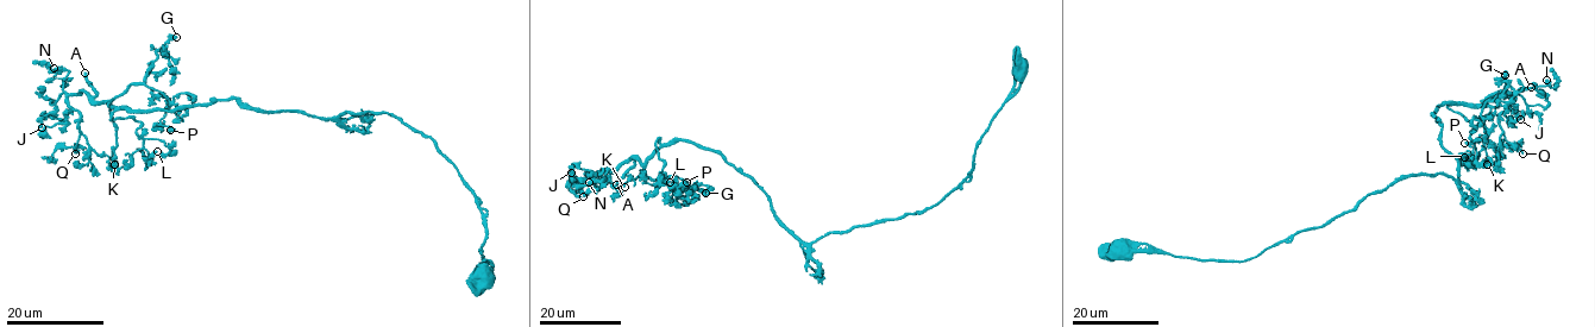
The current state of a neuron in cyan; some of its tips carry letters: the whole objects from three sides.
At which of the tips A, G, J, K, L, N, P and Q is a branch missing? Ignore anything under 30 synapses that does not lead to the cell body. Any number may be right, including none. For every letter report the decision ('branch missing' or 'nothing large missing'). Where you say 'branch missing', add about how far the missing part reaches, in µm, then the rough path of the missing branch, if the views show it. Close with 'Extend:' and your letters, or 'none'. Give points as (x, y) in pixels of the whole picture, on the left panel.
A: branch missing; about 30 µm are missing; missing branch runs (85, 73), (105, 57), (112, 60), (123, 51), (127, 31), (137, 23), (126, 11)
G: nothing large missing
J: nothing large missing
K: branch missing; about 10 µm are missing; missing branch runs (114, 164), (125, 157), (121, 140), (125, 136)
L: nothing large missing
N: nothing large missing
P: nothing large missing
Q: nothing large missing
Extend: A, K

